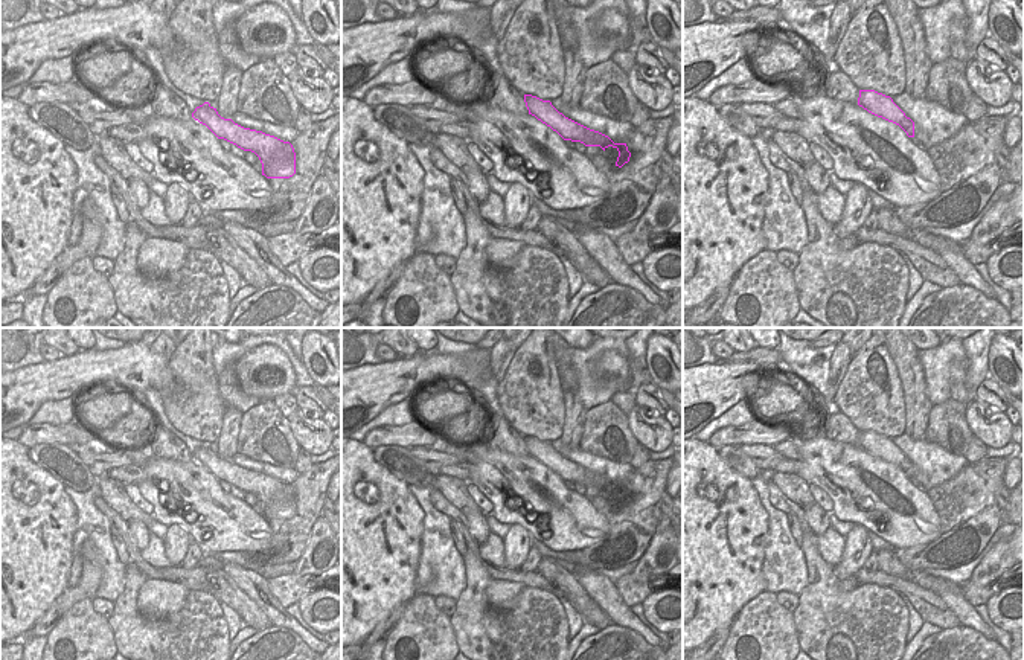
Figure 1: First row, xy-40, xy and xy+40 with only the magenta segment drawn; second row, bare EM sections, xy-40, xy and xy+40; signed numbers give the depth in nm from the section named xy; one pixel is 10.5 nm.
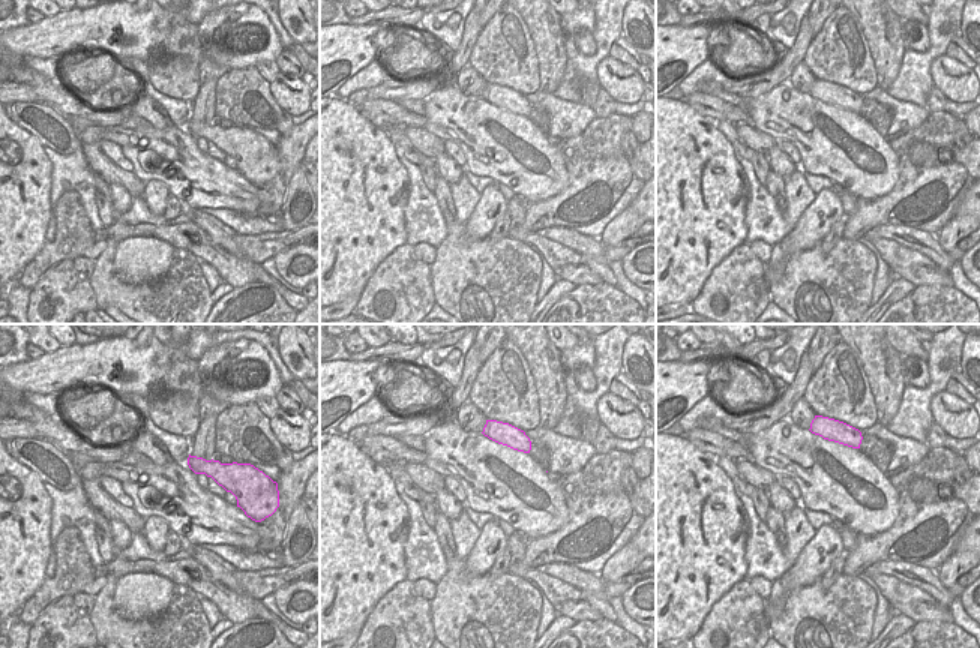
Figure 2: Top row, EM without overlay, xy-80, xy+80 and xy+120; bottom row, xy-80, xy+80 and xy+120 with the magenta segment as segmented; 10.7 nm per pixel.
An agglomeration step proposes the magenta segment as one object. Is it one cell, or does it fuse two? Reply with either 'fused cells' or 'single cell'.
single cell

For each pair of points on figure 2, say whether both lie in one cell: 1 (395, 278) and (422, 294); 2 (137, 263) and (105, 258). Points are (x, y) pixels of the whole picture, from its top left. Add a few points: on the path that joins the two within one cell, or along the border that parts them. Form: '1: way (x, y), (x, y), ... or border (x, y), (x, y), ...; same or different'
1: way (401, 284), (411, 294), (416, 294); same
2: border (117, 243), (113, 273), (120, 281), (137, 285); different

